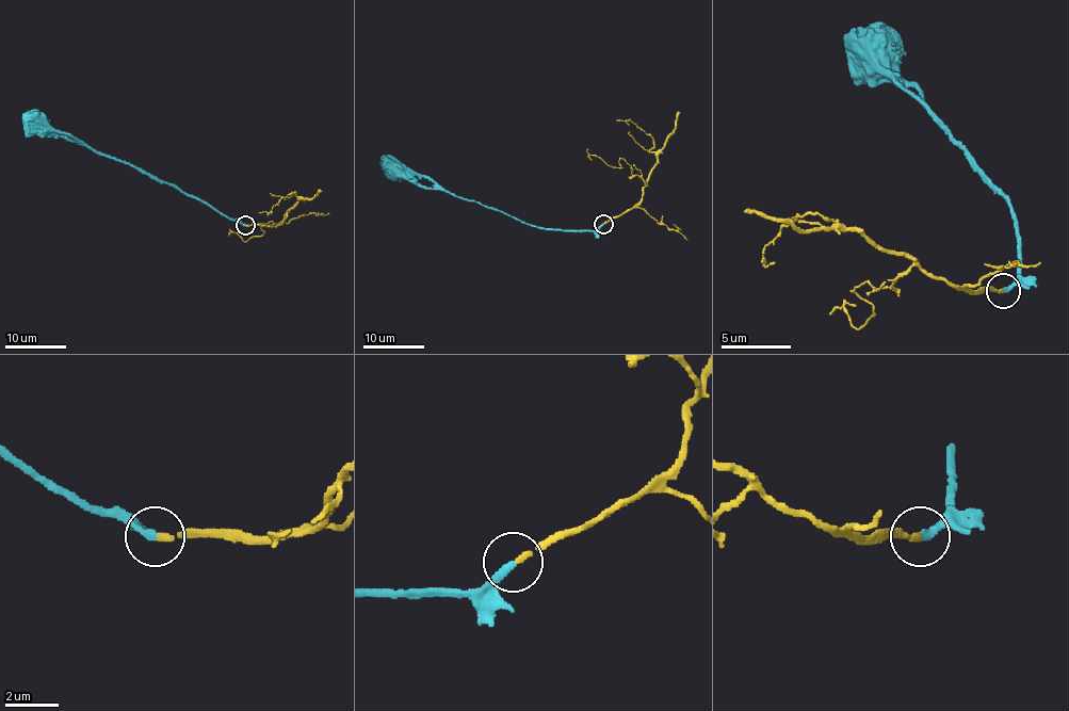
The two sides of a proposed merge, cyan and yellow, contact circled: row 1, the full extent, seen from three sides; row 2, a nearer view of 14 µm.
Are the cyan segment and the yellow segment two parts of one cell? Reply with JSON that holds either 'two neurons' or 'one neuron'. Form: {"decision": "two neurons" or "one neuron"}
{"decision": "one neuron"}

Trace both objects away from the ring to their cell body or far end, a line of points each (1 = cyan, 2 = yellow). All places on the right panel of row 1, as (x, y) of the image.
1: (1002, 289), (1016, 279), (1013, 212), (942, 128), (893, 79), (887, 44), (883, 51)
2: (1002, 289), (950, 286), (901, 255), (879, 251), (855, 230), (806, 212), (763, 251), (763, 261)

